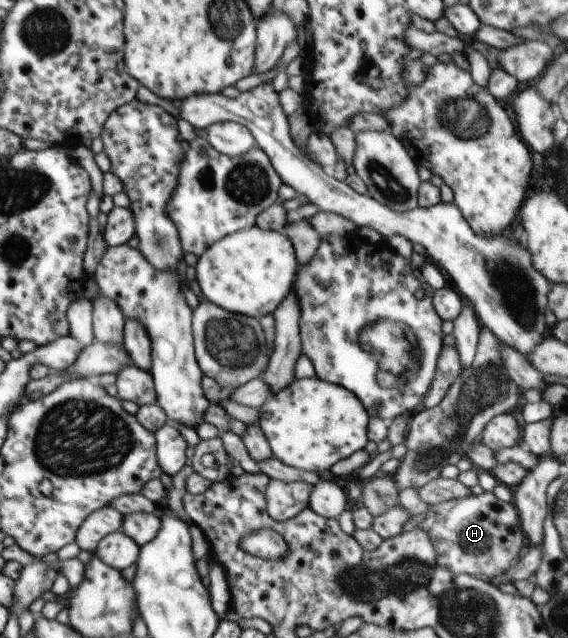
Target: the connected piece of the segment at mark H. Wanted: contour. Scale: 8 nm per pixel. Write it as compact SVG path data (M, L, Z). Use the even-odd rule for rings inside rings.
M492 492L472 494L465 498L432 504L428 506L424 519L417 527L428 534L436 554L436 563L453 574L470 573L470 575L486 575L486 579L490 577L503 579L503 573L516 563L527 547L517 508L511 503L498 499Z

